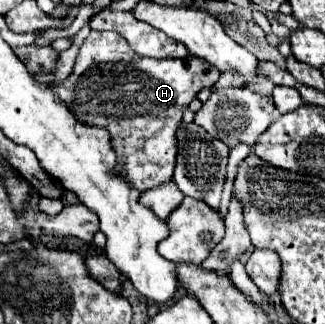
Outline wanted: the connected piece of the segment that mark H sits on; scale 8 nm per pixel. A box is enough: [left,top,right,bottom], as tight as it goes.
[55,32,221,190]

